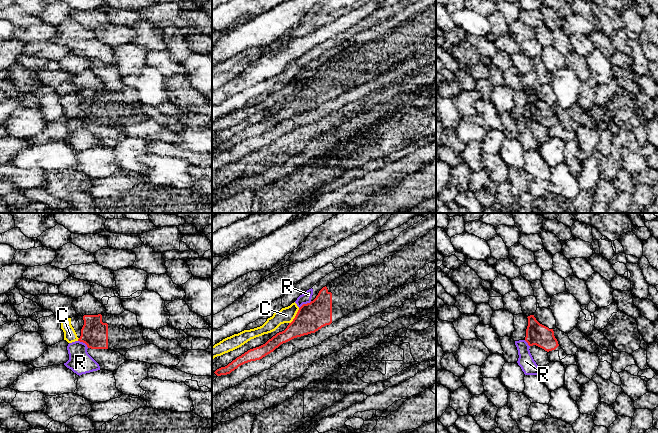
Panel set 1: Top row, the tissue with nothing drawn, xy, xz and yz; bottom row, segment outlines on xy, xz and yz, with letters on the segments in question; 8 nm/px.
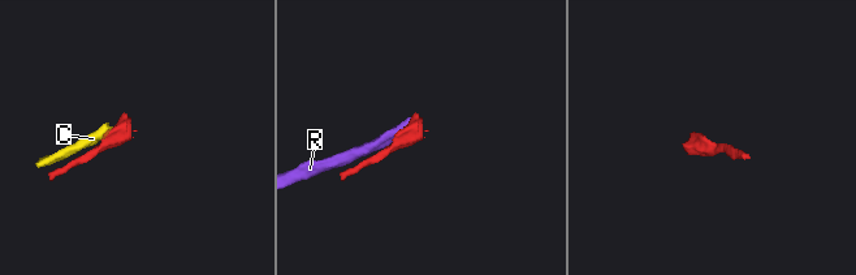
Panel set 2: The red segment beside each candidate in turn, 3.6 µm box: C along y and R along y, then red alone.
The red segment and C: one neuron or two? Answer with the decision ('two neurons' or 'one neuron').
two neurons

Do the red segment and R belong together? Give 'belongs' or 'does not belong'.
does not belong

